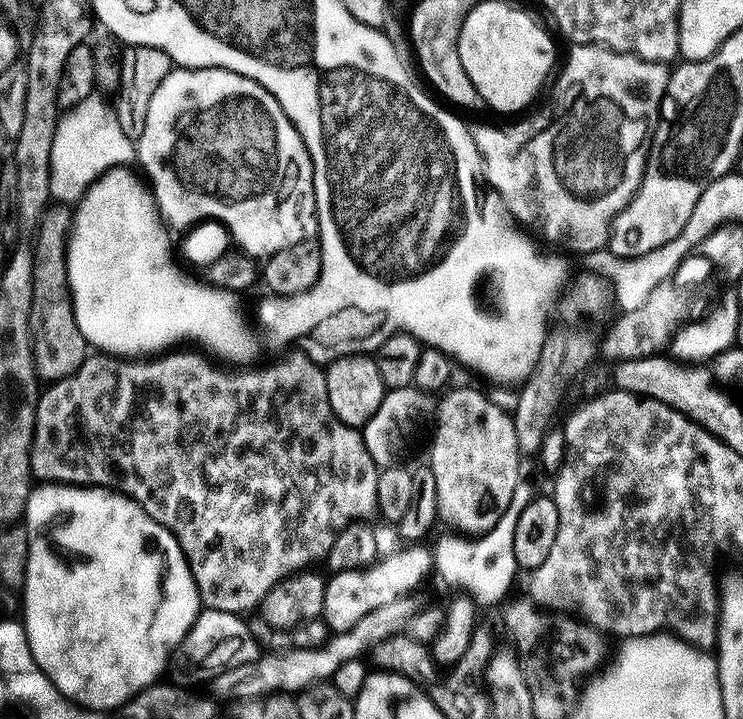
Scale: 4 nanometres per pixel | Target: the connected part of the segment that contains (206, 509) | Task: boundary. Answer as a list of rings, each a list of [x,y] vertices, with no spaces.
[[[172,350],[167,354],[161,355],[159,358],[121,358],[111,354],[90,354],[82,362],[82,366],[74,373],[66,378],[49,383],[48,388],[39,393],[36,401],[36,421],[34,422],[34,438],[32,439],[32,474],[37,481],[40,482],[61,482],[63,484],[79,484],[81,486],[103,486],[113,489],[117,492],[124,493],[125,496],[131,496],[136,503],[142,506],[142,510],[146,510],[146,514],[150,514],[150,518],[154,518],[160,523],[163,528],[169,528],[174,534],[174,538],[178,542],[178,546],[182,550],[182,554],[188,560],[188,565],[192,571],[192,577],[196,583],[196,589],[200,595],[201,605],[205,609],[213,608],[214,610],[222,610],[223,612],[235,612],[237,614],[245,614],[251,610],[259,609],[262,598],[266,598],[266,594],[272,589],[275,584],[294,577],[297,574],[311,569],[316,566],[316,563],[327,561],[328,551],[330,546],[334,546],[336,535],[343,528],[357,522],[368,522],[373,515],[377,515],[378,509],[376,506],[376,495],[378,494],[378,474],[380,468],[374,462],[374,458],[370,458],[370,450],[366,450],[366,442],[364,441],[364,433],[359,428],[352,428],[346,422],[342,422],[338,418],[338,414],[334,414],[334,410],[330,406],[330,394],[326,394],[326,378],[324,377],[325,369],[321,365],[315,364],[309,356],[303,354],[288,354],[296,356],[288,356],[285,360],[280,360],[277,364],[270,368],[260,368],[257,372],[244,372],[248,370],[228,370],[232,372],[219,372],[210,363],[207,355],[201,354],[196,350]]]

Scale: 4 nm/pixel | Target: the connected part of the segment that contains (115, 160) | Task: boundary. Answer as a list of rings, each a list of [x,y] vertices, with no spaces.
[[[93,94],[84,100],[80,100],[79,103],[65,111],[56,122],[53,142],[50,146],[50,186],[48,187],[48,195],[53,201],[65,206],[75,205],[100,175],[108,171],[109,168],[123,165],[128,162],[128,159],[133,159],[134,156],[134,141],[126,138],[126,134],[122,134],[122,126],[117,118],[117,113],[112,110],[108,112],[106,107],[100,106],[98,96]]]

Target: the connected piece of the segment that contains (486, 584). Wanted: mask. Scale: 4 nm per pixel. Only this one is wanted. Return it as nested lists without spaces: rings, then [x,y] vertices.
[[[523,499],[512,500],[502,518],[498,518],[489,532],[479,533],[475,538],[448,540],[437,548],[433,547],[431,554],[435,575],[438,574],[446,583],[453,584],[456,590],[470,597],[477,606],[492,604],[500,596],[506,595],[512,588],[512,579],[518,575],[514,558],[514,526],[518,526],[518,518],[524,506]]]

